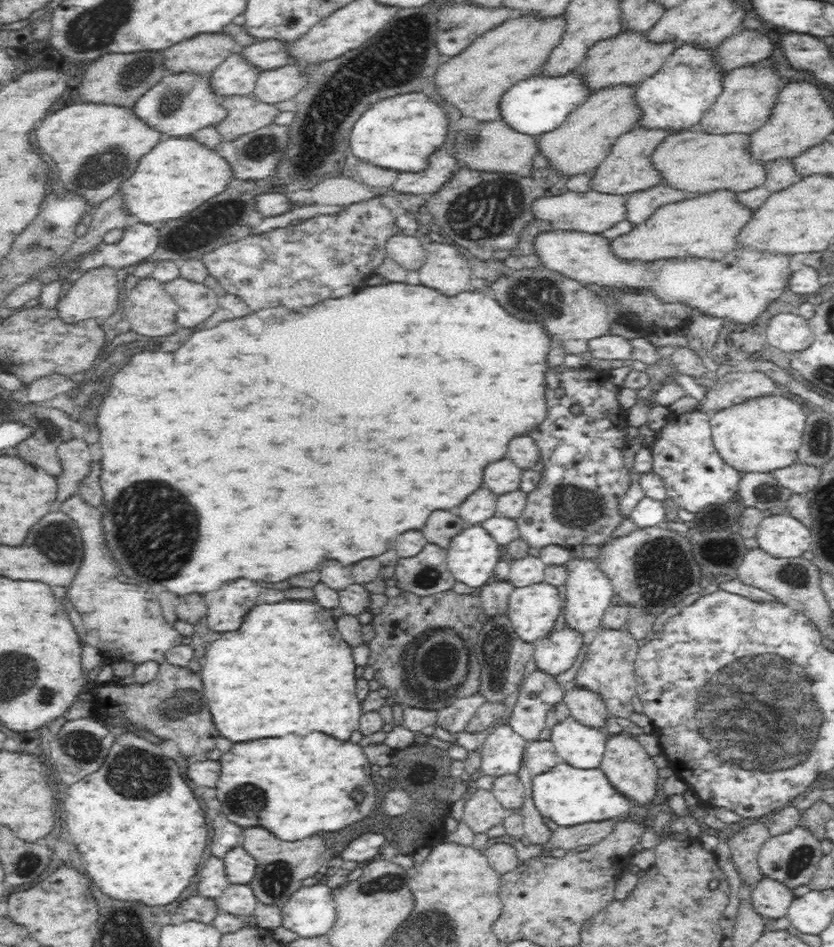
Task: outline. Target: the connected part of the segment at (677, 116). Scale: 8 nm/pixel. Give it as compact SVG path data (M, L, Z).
M691 44L676 48L657 74L636 87L634 103L640 109L640 116L634 127L674 134L697 129L704 113L722 94L725 73L716 69L712 55L712 51L700 50Z

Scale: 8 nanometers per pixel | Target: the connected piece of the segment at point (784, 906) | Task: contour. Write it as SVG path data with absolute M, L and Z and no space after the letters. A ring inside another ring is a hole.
M764 876L753 886L751 897L755 912L768 919L786 916L790 903L795 899L792 888Z

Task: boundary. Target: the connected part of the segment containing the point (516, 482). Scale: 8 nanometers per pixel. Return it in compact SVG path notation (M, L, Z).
M502 458L484 468L484 486L492 488L497 496L510 493L519 488L522 471L512 460Z

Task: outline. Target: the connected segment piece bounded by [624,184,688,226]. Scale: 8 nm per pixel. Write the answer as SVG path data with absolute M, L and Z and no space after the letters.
M658 184L648 188L648 190L630 194L624 203L624 207L626 207L626 221L634 226L639 225L648 220L658 208L680 202L684 198L688 198L688 196L665 184Z

